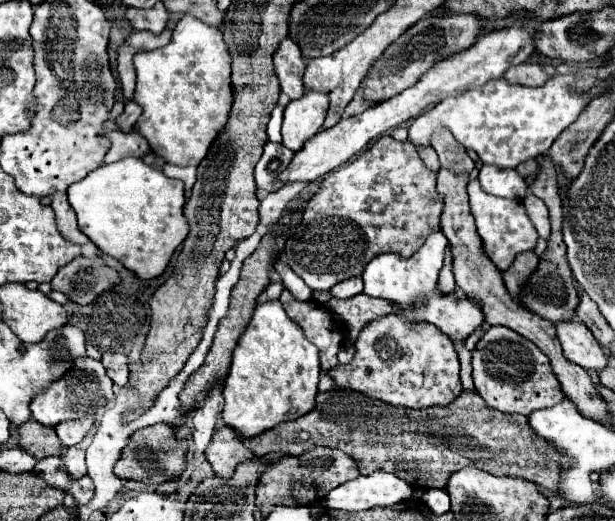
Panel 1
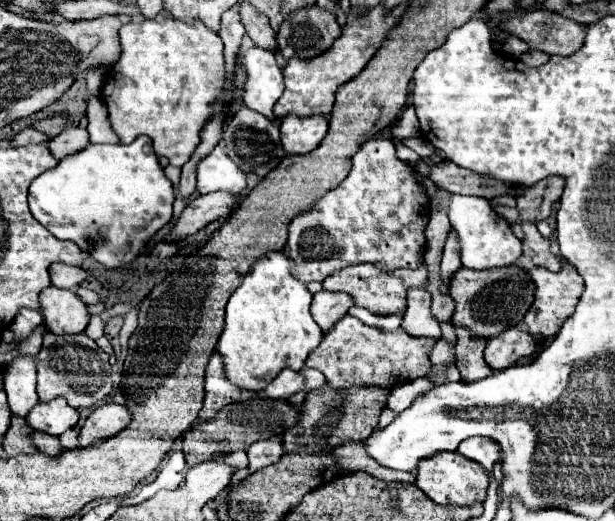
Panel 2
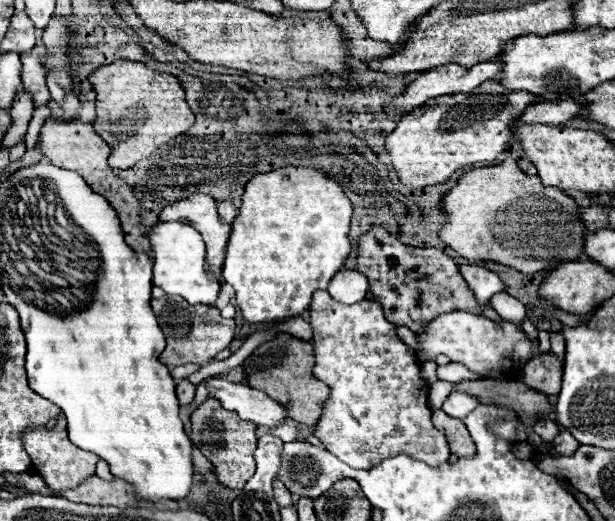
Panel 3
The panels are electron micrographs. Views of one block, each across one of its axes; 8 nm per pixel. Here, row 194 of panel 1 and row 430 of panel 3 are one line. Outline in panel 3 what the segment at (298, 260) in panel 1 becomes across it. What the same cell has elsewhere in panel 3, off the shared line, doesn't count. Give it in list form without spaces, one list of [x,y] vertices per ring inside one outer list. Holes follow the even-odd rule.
[[[326,290],[314,292],[310,306],[310,326],[314,346],[314,376],[330,386],[330,396],[322,410],[322,416],[314,428],[314,436],[324,444],[326,450],[336,454],[342,462],[352,468],[368,470],[386,458],[398,454],[414,456],[430,466],[448,462],[450,450],[446,436],[432,426],[428,406],[428,382],[420,378],[420,364],[414,350],[404,344],[396,334],[396,324],[388,322],[380,304],[362,300],[356,304],[340,304],[330,298]]]

